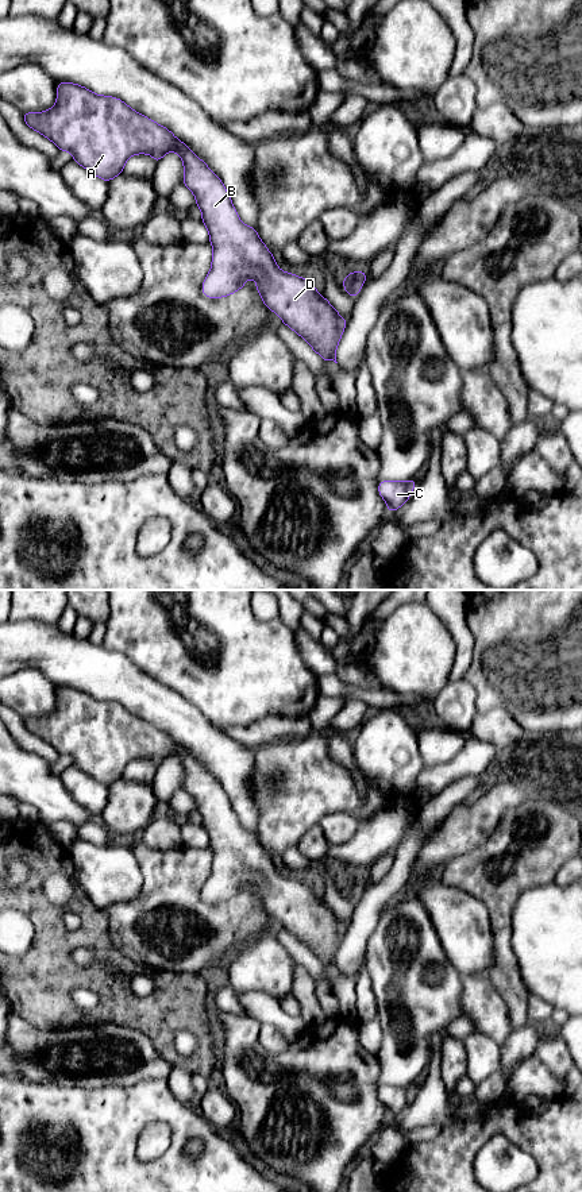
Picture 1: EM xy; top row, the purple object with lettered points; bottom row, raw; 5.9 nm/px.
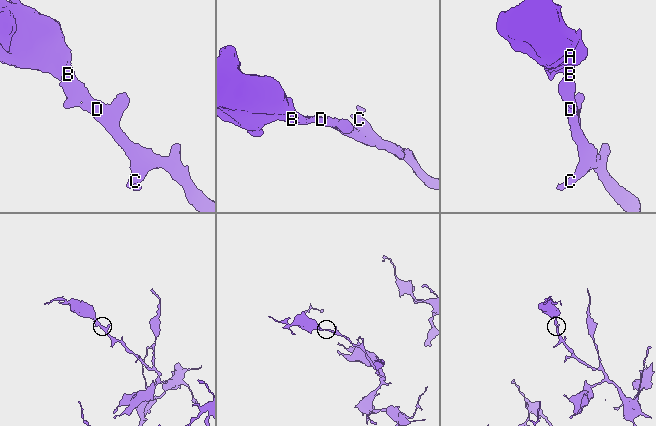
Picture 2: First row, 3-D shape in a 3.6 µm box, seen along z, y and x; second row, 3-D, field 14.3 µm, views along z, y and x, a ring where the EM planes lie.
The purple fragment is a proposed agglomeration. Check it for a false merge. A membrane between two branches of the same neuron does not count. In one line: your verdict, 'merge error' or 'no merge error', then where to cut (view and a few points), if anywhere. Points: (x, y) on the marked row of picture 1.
no merge error; no cut

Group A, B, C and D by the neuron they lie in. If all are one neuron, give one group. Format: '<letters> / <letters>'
A B C D

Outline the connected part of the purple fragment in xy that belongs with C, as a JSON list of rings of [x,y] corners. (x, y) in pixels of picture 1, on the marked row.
[[[415,479],[381,481],[378,483],[378,491],[382,499],[388,504],[388,512],[392,513],[401,508],[409,499],[415,486]]]

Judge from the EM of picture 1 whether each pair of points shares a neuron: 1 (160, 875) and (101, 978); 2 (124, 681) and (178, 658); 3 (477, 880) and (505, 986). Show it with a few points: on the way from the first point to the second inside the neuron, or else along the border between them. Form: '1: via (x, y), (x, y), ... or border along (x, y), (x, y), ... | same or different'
1: border along (106, 919), (107, 937), (142, 967) | different
2: border along (119, 652), (172, 689) | different
3: via (498, 906), (504, 960) | same

